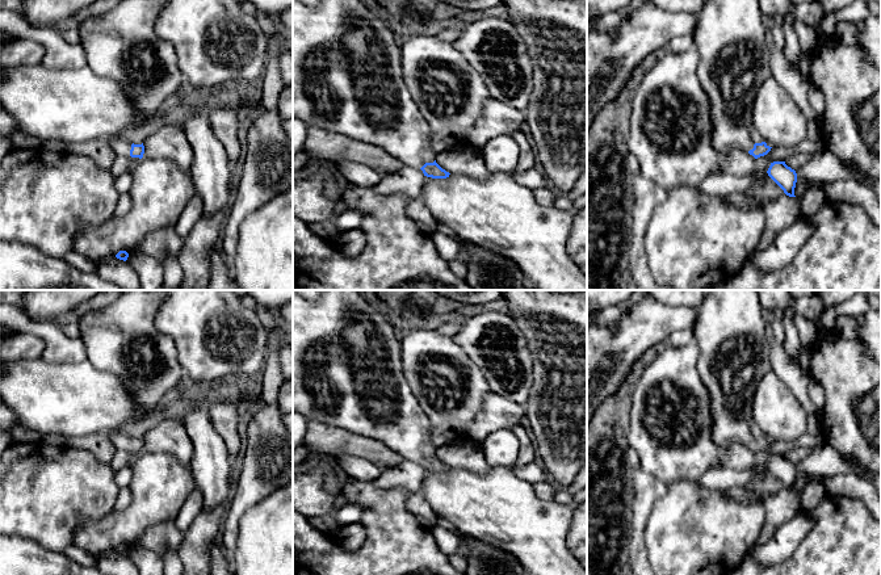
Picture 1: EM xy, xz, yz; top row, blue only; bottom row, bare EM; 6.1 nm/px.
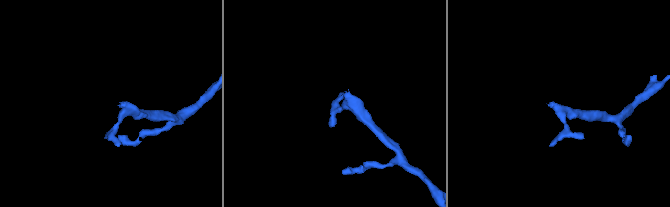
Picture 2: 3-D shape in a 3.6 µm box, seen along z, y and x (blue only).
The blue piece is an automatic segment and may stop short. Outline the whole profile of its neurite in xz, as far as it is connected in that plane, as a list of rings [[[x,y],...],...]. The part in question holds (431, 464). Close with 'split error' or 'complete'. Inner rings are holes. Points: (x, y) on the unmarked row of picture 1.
[[[323,290],[315,302],[307,301],[302,295],[293,291],[293,412],[303,415],[307,421],[316,420],[378,440],[387,448],[399,453],[403,459],[420,462],[427,471],[446,473],[450,469],[436,457],[437,448],[432,440],[431,421],[420,408],[420,404],[404,377],[400,340],[397,337],[393,326],[385,320],[382,314],[377,312],[368,303],[368,301],[364,298],[364,293],[360,293],[358,290]]]; split error

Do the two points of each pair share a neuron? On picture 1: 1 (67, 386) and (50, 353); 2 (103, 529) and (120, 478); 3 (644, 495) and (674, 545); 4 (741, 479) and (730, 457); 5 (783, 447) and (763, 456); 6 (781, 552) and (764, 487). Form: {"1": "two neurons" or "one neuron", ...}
{"1": "two neurons", "2": "two neurons", "3": "two neurons", "4": "two neurons", "5": "one neuron", "6": "two neurons"}

